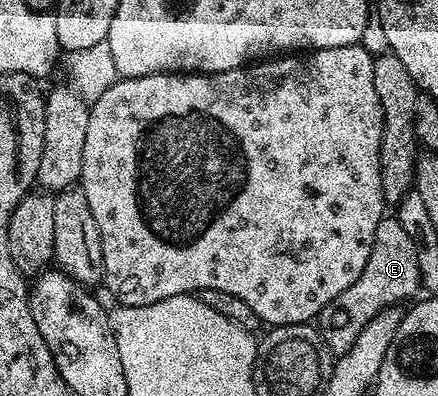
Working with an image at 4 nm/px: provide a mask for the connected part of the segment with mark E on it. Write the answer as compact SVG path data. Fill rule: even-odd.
M386 216L378 224L370 260L366 260L362 276L358 276L358 280L354 280L354 284L350 284L350 288L346 288L342 296L330 300L330 304L322 308L318 319L320 334L332 349L333 355L345 354L350 344L358 340L358 332L362 332L362 328L366 328L370 320L374 320L374 316L378 316L387 306L400 306L415 299L421 290L418 252L414 240L410 240L410 232L402 228L398 219Z

